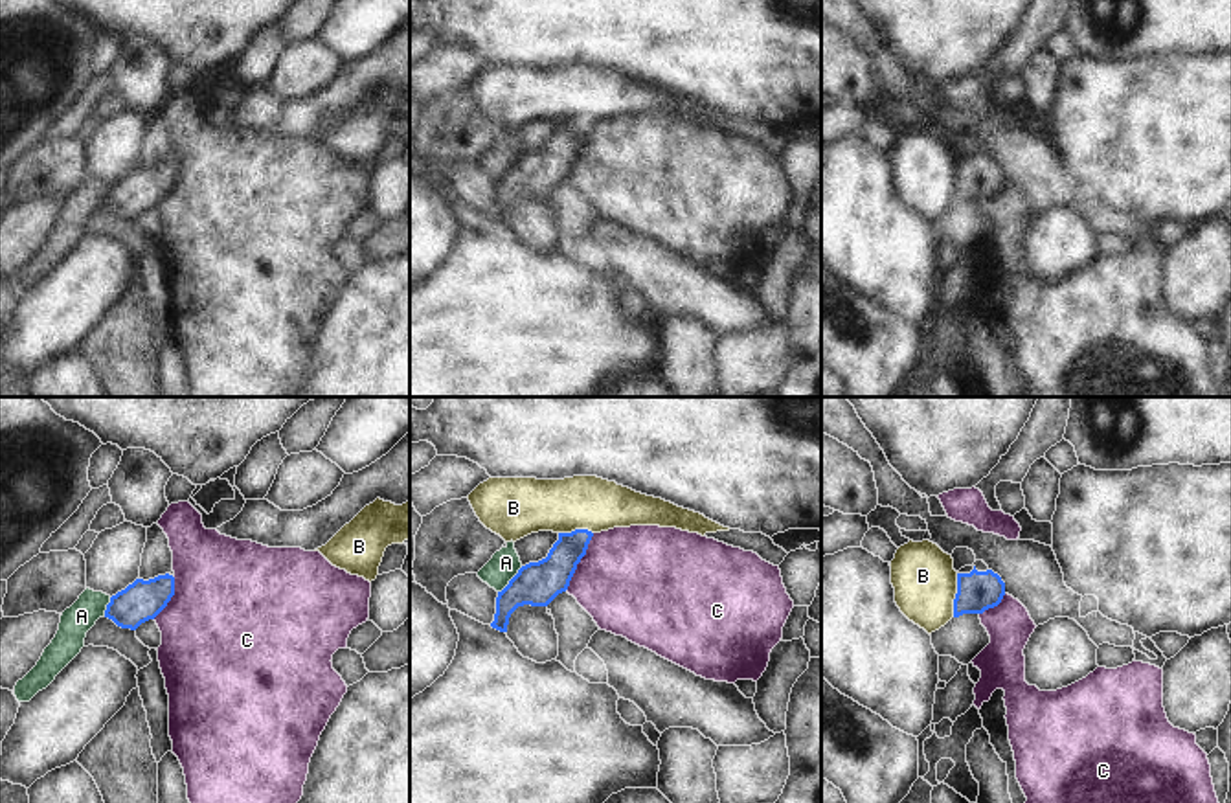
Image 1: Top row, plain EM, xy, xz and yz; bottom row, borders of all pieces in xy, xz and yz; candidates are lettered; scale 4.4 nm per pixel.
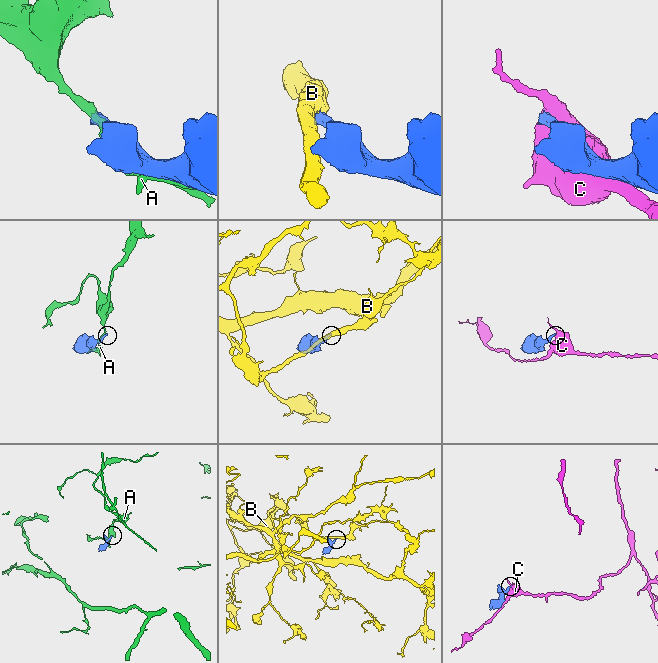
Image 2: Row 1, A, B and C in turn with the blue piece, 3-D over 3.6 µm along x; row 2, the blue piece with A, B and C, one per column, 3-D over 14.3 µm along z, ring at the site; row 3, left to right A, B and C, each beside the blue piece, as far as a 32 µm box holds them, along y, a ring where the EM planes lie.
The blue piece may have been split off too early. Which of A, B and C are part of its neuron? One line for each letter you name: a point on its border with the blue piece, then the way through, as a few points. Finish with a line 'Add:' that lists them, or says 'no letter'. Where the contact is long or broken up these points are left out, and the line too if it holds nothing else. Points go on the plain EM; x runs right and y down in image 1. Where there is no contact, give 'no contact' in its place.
Add: no letter

